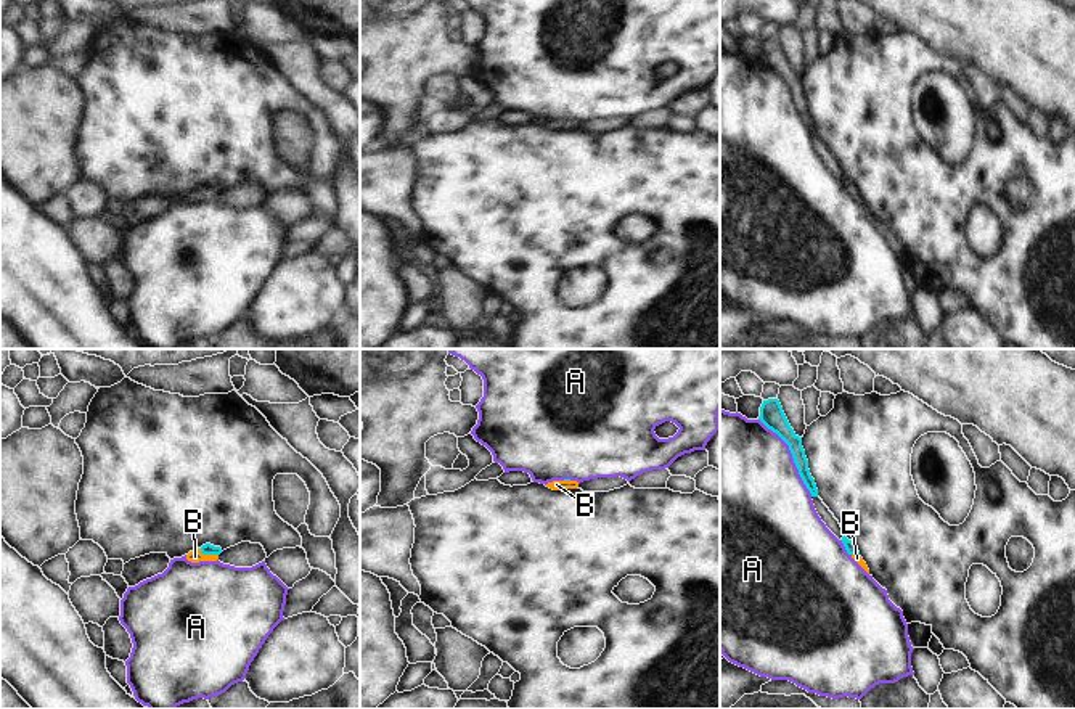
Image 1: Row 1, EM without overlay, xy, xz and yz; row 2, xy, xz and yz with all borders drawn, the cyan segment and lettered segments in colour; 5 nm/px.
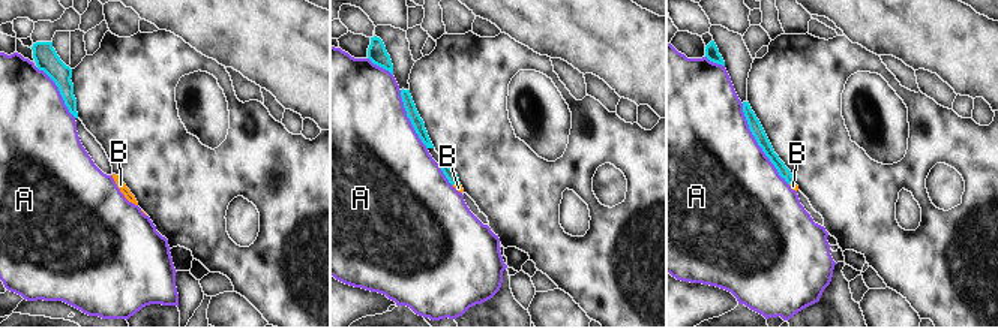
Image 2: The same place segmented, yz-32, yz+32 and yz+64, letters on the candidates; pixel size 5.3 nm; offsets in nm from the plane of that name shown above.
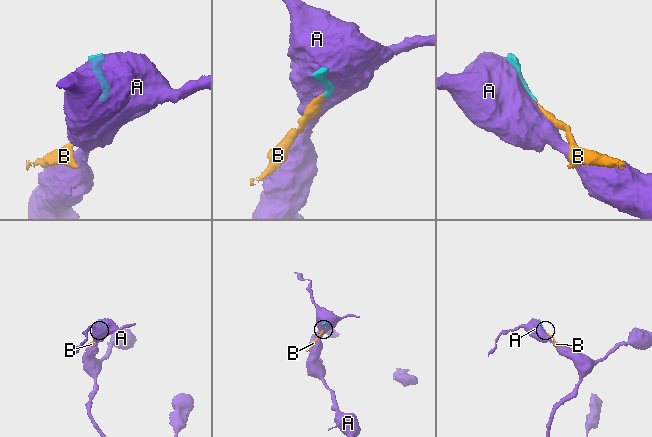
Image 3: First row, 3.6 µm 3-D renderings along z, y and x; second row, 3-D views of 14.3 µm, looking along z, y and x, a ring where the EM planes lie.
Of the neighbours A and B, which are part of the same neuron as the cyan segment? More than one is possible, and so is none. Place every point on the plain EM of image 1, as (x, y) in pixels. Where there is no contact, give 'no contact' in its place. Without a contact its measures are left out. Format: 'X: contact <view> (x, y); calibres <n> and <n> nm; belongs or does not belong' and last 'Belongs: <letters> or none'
A: contact yz (792, 97); calibres 120 and 500 nm; does not belong
B: contact xy (208, 193); calibres 60 and 60 nm; belongs
Belongs: B

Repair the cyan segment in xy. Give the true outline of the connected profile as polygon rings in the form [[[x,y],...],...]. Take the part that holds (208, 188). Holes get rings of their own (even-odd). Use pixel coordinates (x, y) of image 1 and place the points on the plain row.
[[[206,183],[201,188],[190,191],[186,195],[186,199],[191,201],[191,203],[217,201],[220,193],[222,193],[220,186],[214,186],[211,183]]]

